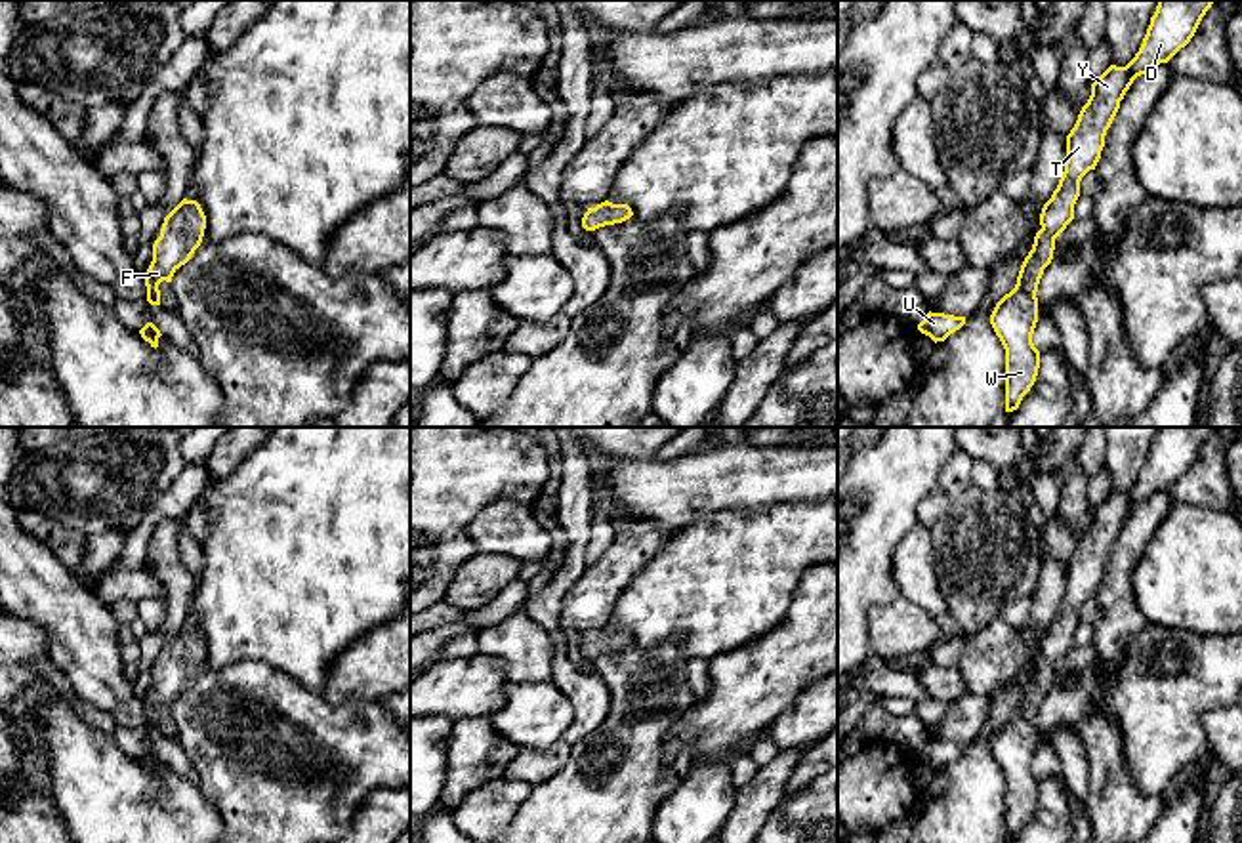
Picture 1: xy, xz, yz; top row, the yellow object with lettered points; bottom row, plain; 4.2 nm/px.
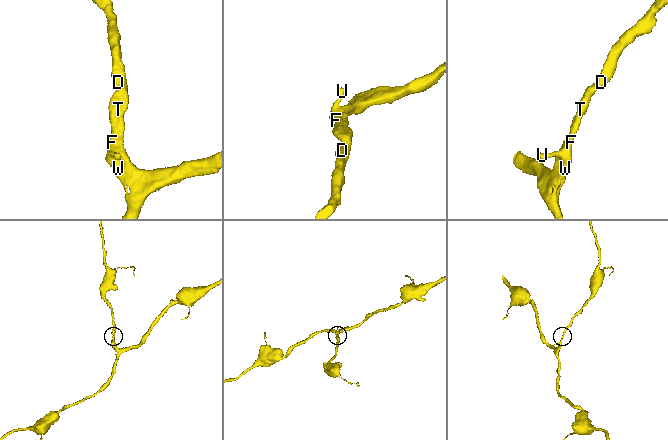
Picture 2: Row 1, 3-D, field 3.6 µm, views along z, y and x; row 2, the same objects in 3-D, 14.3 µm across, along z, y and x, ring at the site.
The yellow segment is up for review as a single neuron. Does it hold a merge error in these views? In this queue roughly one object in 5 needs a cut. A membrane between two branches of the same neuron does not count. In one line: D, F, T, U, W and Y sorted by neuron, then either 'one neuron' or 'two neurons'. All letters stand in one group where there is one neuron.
D F T U W Y; one neuron

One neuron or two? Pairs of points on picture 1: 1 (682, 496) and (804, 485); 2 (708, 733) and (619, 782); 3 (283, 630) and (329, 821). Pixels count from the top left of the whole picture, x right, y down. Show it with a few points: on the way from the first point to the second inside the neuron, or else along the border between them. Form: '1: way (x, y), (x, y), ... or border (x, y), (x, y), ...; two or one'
1: way (712, 485), (773, 485); one
2: border (682, 716), (666, 744), (666, 761); two
3: border (252, 660), (262, 660), (296, 678), (319, 695); two

